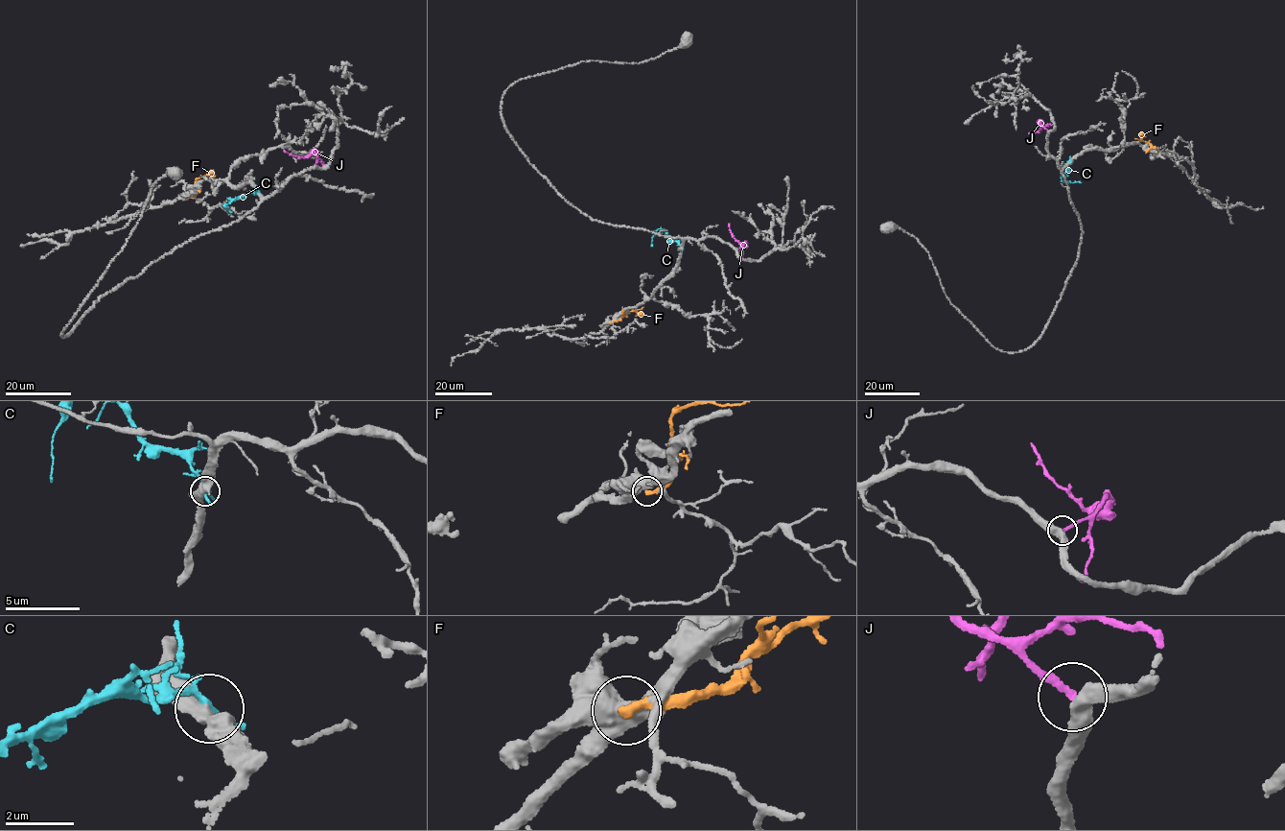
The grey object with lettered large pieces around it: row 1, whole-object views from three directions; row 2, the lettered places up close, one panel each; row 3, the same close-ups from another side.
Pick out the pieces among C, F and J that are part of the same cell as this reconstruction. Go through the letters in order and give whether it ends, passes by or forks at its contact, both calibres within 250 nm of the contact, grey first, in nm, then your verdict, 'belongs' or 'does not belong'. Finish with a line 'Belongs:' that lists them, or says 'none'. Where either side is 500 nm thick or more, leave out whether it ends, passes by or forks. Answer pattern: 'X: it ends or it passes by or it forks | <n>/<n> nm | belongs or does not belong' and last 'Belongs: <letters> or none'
C: 500/150 nm | does not belong
F: 550/280 nm | does not belong
J: it ends | 440/200 nm | belongs
Belongs: J

